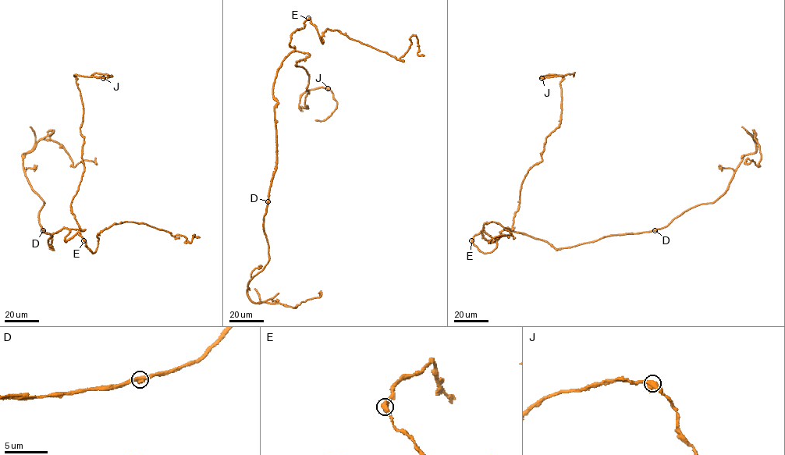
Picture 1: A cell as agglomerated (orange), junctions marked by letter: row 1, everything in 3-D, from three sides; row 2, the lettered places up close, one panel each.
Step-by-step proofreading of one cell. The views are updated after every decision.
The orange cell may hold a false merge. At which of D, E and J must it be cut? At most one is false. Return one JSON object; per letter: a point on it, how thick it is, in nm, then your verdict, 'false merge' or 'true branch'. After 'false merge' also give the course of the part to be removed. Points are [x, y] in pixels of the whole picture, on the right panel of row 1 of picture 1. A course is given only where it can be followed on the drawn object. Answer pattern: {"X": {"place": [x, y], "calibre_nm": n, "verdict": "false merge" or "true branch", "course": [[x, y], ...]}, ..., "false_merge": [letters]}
{"D": {"place": [655, 230], "calibre_nm": 550, "verdict": "true branch"}, "E": {"place": [471, 240], "calibre_nm": 550, "verdict": "true branch"}, "J": {"place": [541, 78], "calibre_nm": 550, "verdict": "true branch"}, "false_merge": []}

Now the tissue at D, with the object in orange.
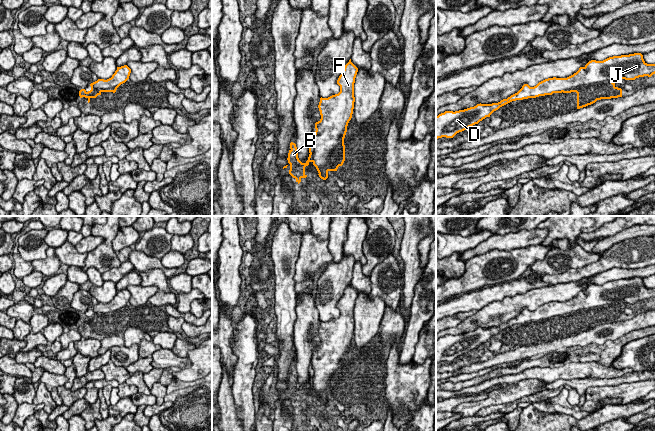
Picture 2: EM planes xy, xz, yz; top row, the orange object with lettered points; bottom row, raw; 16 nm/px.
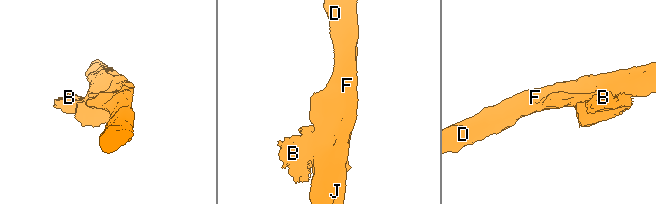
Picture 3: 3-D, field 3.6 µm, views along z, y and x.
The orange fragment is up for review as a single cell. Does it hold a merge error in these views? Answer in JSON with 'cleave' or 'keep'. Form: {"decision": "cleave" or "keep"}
{"decision": "keep"}

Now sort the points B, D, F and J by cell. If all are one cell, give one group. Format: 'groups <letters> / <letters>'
groups B D F J

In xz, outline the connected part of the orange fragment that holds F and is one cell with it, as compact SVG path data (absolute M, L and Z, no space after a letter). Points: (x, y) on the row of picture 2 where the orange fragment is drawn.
M351 62L345 65L337 80L340 92L328 98L320 98L318 105L321 119L315 123L315 133L309 143L309 157L305 163L298 158L296 144L290 143L289 174L299 184L306 178L305 167L310 162L316 167L321 179L328 178L329 171L337 171L345 161L344 138L354 109L354 83L358 68Z

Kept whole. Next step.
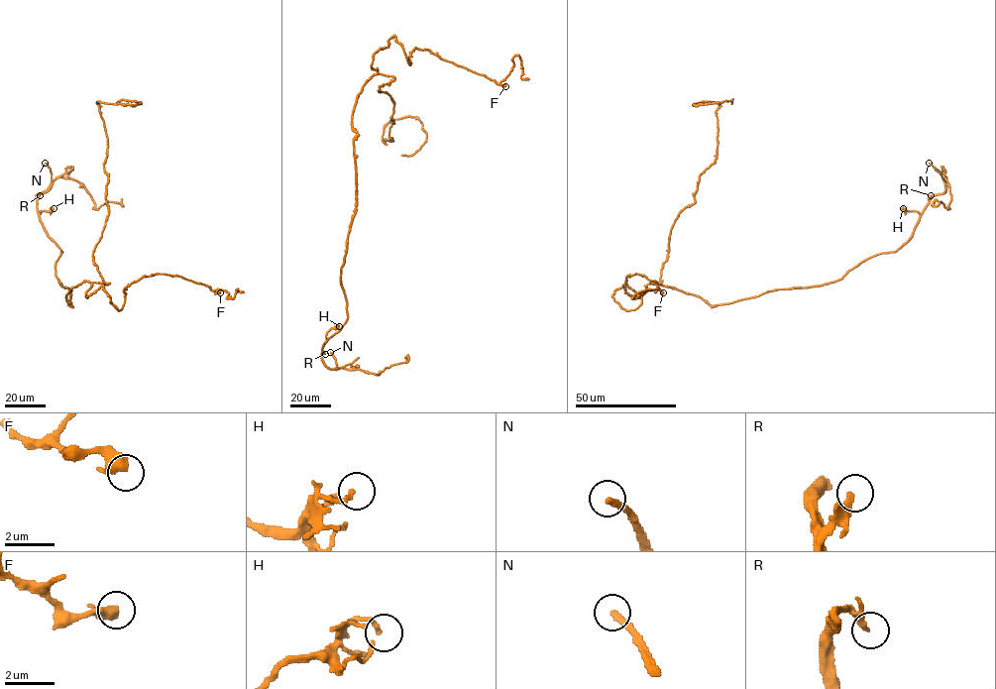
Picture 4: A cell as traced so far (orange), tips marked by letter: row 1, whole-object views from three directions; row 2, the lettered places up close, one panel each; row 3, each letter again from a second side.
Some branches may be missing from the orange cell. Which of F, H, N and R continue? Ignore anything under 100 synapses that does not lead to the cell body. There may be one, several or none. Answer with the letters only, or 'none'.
N

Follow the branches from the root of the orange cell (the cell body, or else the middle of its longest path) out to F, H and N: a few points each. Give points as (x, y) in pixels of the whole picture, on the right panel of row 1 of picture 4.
F: (708, 303), (653, 281), (612, 296), (640, 304), (624, 285), (635, 274), (663, 292)
H: (708, 303), (727, 304), (767, 291), (838, 281), (862, 262), (895, 252), (908, 240), (920, 214), (903, 208)
N: (708, 303), (828, 284), (872, 257), (896, 252), (911, 236), (929, 199), (945, 190), (941, 173), (929, 163)

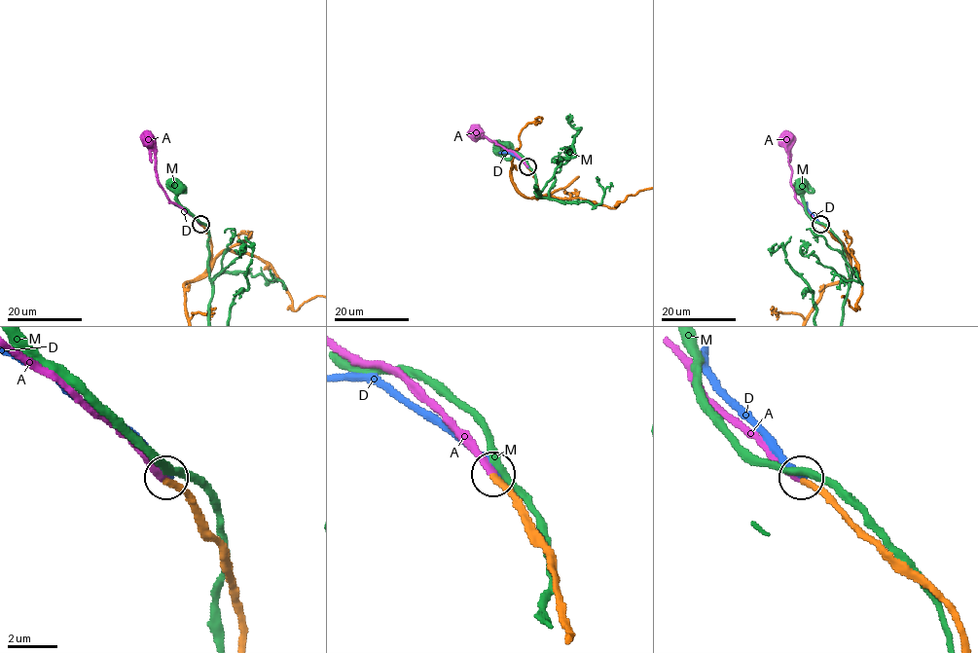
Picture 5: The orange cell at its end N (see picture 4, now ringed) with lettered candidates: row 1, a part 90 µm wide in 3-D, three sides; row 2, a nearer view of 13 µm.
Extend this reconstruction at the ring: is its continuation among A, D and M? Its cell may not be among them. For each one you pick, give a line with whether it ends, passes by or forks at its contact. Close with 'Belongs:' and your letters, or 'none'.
A: It ends there
Belongs: A

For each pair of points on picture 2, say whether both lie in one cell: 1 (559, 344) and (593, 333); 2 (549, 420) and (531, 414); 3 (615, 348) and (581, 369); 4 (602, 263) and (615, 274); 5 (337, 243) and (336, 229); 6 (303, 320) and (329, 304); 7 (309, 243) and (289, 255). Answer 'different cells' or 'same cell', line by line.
1: same cell
2: same cell
3: different cells
4: different cells
5: same cell
6: different cells
7: different cells

